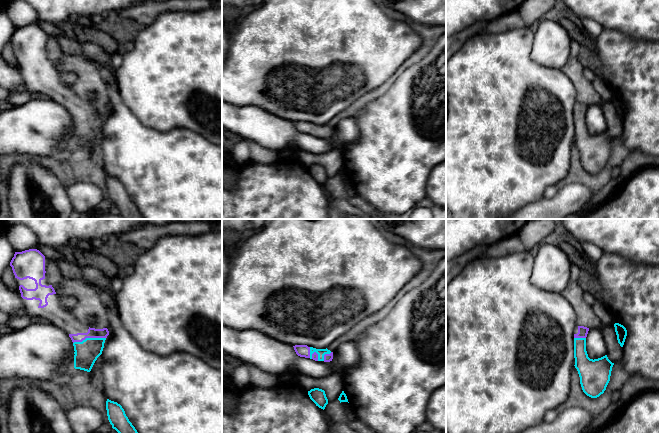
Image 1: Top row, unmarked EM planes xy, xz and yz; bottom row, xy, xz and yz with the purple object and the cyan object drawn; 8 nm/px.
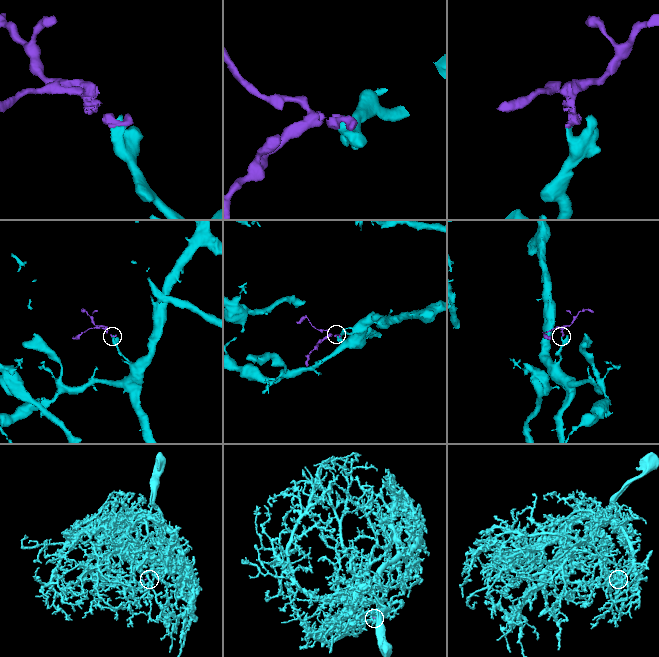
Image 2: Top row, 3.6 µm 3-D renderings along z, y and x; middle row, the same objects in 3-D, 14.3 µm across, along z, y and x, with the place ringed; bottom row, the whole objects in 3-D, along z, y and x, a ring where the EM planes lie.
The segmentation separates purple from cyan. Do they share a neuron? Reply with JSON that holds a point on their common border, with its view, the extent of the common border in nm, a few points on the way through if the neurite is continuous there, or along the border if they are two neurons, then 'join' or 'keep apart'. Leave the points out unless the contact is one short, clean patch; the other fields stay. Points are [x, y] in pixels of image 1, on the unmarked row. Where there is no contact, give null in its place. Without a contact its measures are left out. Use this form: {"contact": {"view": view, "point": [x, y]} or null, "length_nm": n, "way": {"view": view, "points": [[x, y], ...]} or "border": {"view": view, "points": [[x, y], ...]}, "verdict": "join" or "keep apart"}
{"contact": {"view": "xy", "point": [89, 113]}, "length_nm": 260, "way": {"view": "xy", "points": [[92, 108], [89, 113], [89, 121], [86, 128]]}, "verdict": "join"}

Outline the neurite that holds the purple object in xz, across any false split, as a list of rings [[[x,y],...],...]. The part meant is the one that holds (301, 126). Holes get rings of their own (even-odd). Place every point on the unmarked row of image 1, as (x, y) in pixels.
[[[307,121],[293,122],[296,130],[300,133],[310,134],[315,137],[330,138],[333,135],[333,128],[326,125],[316,125]]]

